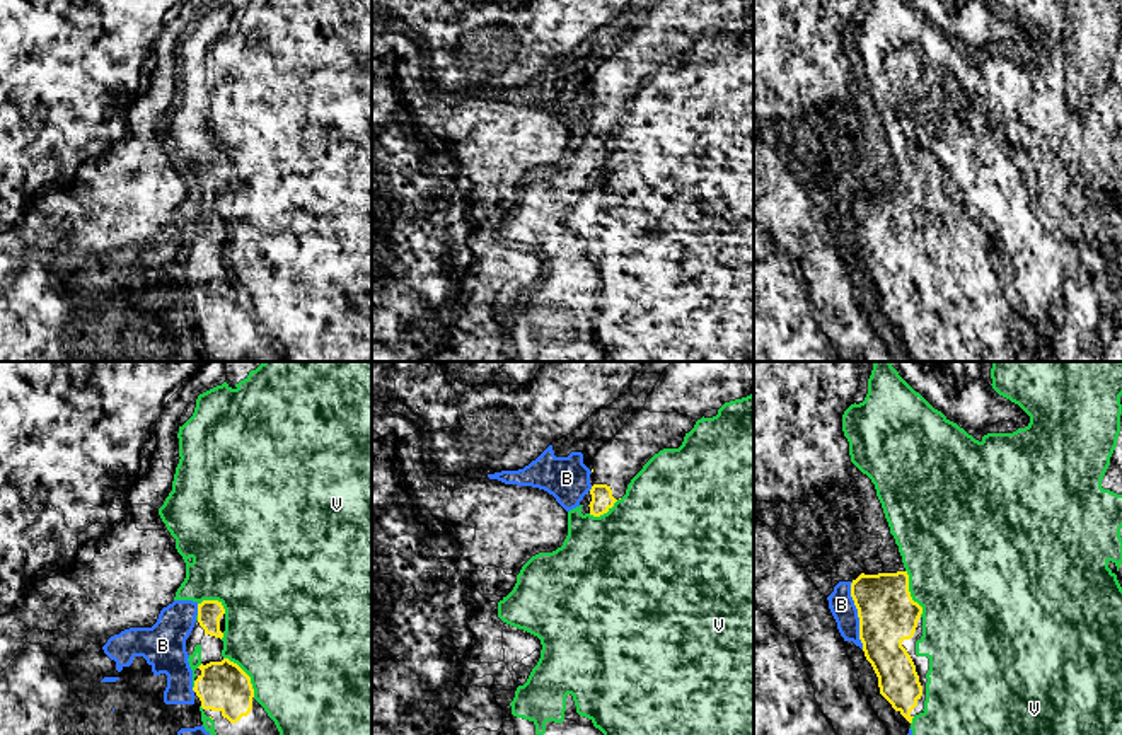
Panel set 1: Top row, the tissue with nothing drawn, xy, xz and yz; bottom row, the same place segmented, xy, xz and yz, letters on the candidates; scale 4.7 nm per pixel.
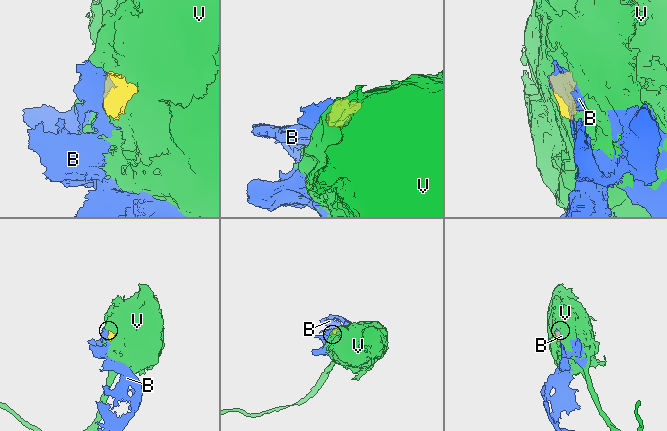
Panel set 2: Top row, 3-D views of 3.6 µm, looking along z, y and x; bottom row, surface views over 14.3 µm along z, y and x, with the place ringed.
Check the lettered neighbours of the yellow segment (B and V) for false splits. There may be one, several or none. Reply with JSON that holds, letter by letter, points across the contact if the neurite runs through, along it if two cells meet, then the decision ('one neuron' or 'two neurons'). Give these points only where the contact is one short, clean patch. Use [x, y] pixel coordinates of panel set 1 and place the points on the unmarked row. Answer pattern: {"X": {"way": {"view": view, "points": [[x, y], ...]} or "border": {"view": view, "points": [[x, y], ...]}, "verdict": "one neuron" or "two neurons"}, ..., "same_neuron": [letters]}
{"B": {"verdict": "two neurons"}, "V": {"verdict": "one neuron"}, "same_neuron": ["V"]}

